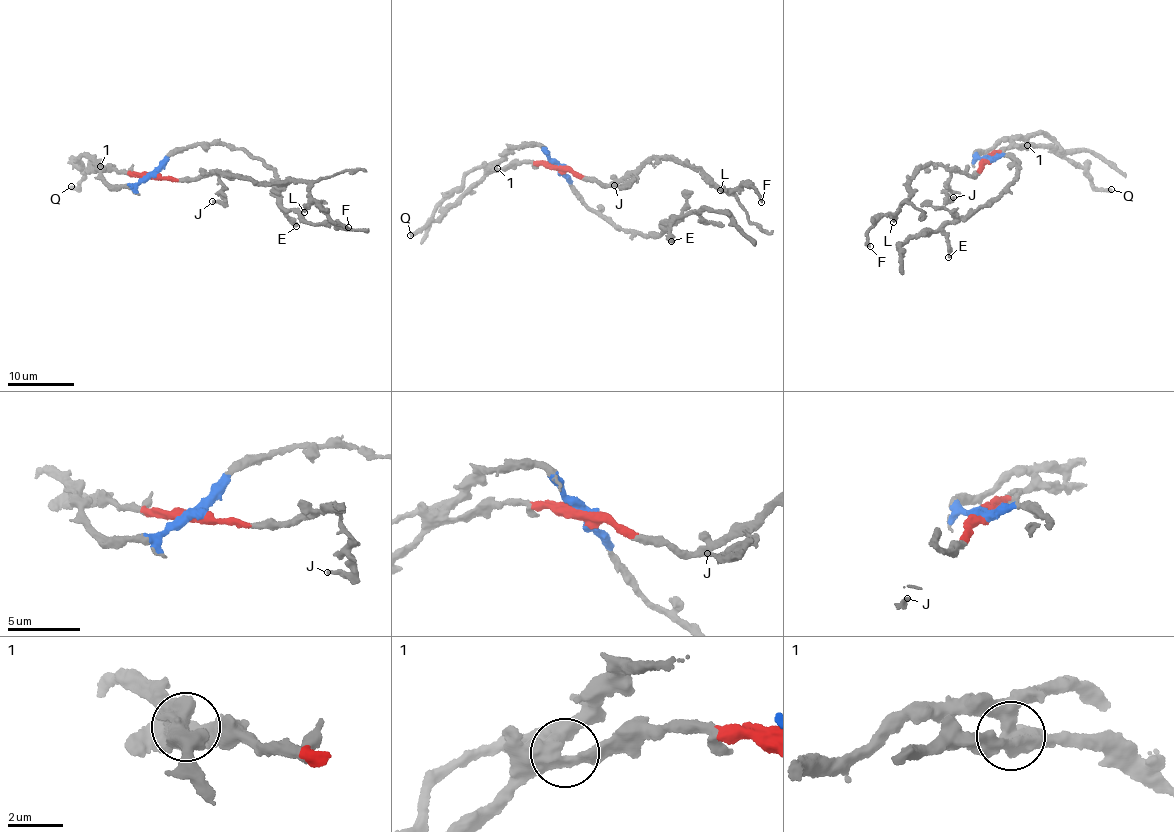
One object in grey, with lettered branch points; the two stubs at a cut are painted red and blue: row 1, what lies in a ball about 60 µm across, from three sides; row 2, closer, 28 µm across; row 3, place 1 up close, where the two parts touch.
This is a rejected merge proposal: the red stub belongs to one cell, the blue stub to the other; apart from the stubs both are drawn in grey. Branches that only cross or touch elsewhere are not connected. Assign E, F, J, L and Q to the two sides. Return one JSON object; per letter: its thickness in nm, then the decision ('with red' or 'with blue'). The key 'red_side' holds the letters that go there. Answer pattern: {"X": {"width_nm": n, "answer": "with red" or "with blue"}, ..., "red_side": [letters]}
{"E": {"width_nm": 400, "answer": "with blue"}, "F": {"width_nm": 340, "answer": "with red"}, "J": {"width_nm": 260, "answer": "with red"}, "L": {"width_nm": 240, "answer": "with red"}, "Q": {"width_nm": 360, "answer": "with red"}, "red_side": ["F", "J", "L", "Q"]}

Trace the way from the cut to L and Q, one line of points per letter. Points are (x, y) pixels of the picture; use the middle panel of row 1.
L: (559, 167), (613, 185), (655, 158), (702, 170), (715, 185), (729, 192), (720, 191)
Q: (559, 167), (513, 159), (504, 166), (494, 169), (443, 213), (410, 235)

